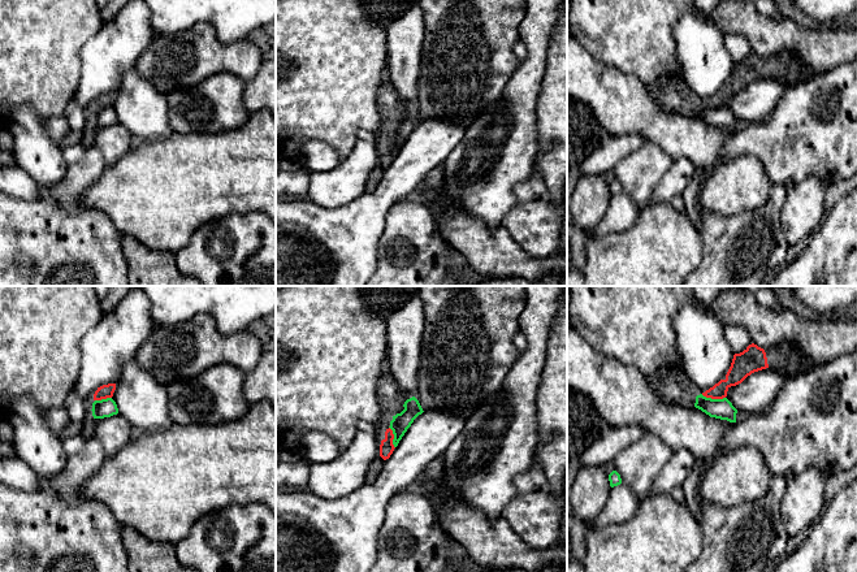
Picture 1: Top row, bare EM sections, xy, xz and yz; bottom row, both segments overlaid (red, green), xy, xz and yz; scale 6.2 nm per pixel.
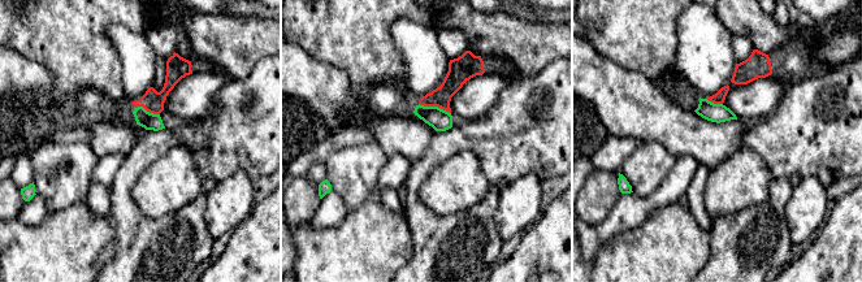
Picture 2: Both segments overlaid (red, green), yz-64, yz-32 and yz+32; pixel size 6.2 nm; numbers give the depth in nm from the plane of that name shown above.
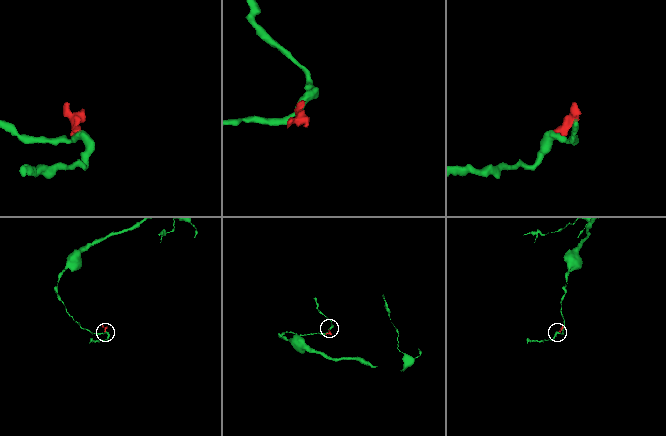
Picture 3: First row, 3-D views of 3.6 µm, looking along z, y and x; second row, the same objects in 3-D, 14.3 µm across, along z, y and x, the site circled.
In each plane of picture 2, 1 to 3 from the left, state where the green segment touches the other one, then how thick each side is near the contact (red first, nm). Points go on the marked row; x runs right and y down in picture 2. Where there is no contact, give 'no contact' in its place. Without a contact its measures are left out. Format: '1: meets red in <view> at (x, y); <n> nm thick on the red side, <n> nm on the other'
1: meets red in yz-64 at (148, 111); 140 nm thick on the red side, 110 nm on the other
2: meets red in yz-32 at (434, 105); 140 nm thick on the red side, 140 nm on the other
3: meets red in yz+32 at (714, 103); 70 nm thick on the red side, 120 nm on the other

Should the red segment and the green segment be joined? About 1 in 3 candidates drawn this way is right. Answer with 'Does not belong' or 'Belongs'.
Does not belong

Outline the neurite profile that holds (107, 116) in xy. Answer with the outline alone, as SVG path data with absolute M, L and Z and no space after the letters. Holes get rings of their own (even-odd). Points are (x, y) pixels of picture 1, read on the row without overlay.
M112 107L95 109L92 112L92 125L94 127L111 126L118 122L116 110Z

